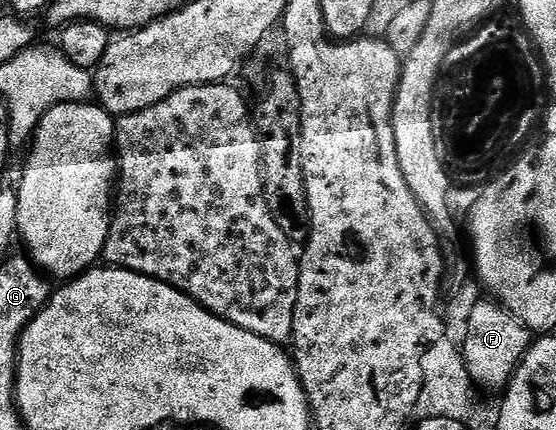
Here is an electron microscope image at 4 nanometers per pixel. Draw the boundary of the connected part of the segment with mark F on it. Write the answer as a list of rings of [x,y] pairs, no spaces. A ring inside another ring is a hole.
[[[483,298],[472,312],[468,321],[468,334],[461,347],[464,364],[470,379],[481,389],[506,389],[511,377],[519,369],[527,351],[531,349],[533,333],[531,329],[506,309],[496,299]]]

